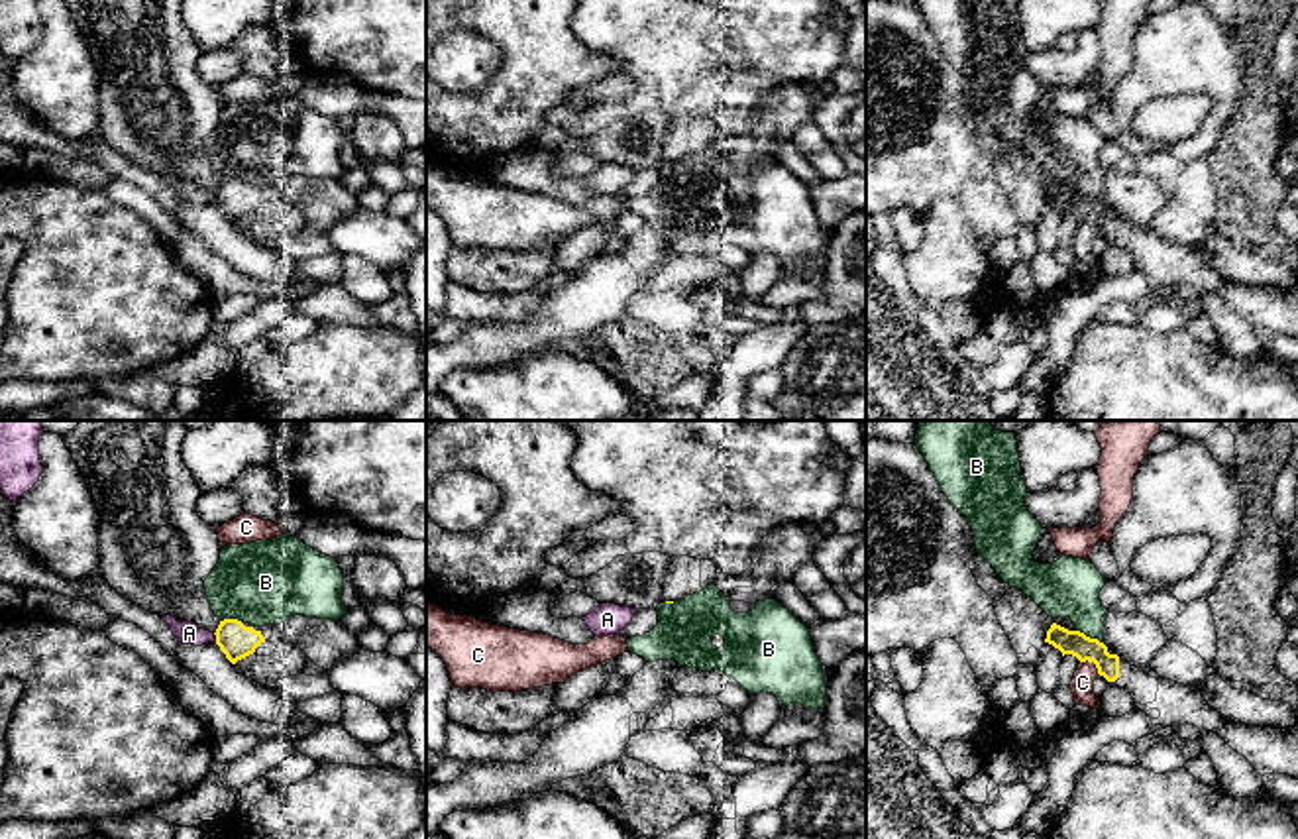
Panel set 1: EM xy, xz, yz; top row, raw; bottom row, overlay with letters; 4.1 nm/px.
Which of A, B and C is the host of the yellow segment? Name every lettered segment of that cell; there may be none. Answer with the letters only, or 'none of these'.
none of these

